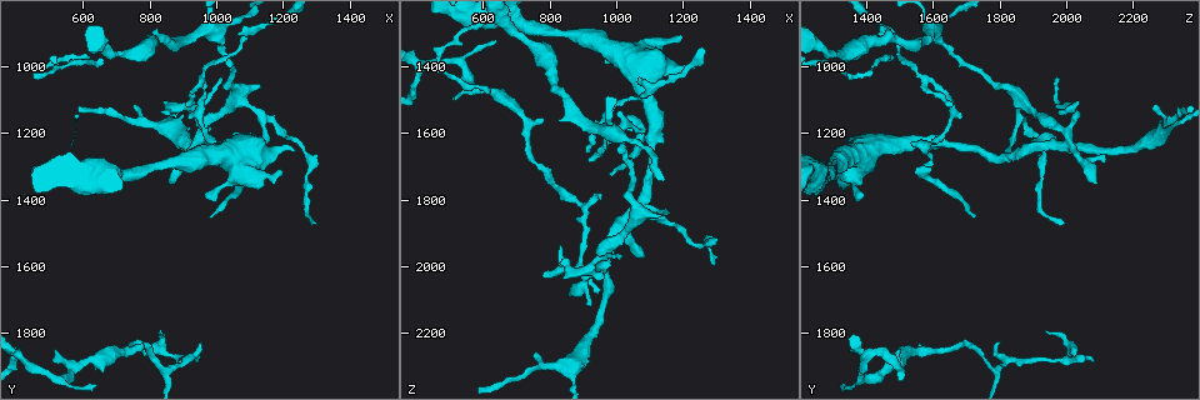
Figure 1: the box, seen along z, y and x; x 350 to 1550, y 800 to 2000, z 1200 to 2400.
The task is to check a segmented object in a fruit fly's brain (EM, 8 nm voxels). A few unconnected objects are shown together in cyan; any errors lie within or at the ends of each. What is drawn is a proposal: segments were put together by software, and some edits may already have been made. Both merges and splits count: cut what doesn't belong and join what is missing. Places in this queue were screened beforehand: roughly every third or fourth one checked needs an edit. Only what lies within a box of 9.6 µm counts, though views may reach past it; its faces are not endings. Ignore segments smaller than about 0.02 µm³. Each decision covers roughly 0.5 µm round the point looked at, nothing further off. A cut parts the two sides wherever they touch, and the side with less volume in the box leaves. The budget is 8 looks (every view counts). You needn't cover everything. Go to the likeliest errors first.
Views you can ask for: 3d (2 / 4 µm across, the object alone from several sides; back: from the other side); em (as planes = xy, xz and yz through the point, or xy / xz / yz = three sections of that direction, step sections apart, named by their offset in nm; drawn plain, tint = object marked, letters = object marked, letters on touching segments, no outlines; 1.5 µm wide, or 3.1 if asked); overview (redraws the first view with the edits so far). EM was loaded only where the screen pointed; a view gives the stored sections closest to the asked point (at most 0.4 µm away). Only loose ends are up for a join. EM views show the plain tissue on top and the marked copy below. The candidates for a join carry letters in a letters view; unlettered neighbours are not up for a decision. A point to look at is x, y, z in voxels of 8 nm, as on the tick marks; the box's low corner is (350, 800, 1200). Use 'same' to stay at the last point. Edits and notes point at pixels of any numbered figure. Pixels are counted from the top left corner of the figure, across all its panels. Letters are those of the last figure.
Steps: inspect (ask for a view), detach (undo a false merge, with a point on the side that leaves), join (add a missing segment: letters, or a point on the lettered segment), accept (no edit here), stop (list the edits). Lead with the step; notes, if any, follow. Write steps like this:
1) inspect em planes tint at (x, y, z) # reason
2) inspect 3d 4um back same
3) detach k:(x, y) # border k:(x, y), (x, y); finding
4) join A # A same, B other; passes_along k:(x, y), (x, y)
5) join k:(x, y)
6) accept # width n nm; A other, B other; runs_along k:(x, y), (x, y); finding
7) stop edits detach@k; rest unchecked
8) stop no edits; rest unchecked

inspect em planes letters at (950, 1830, 1790) # thin end

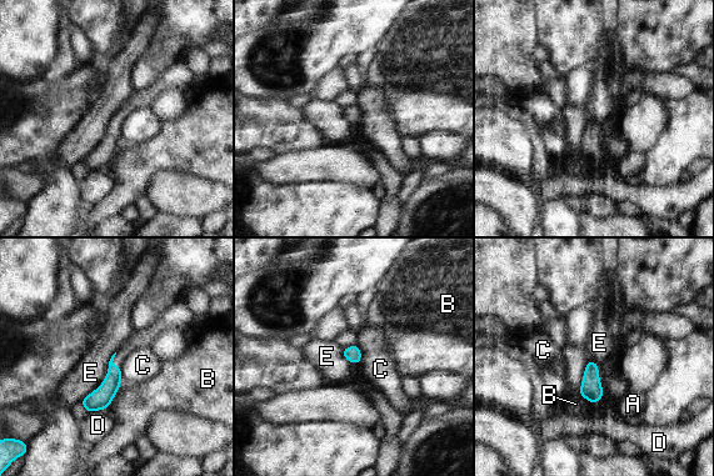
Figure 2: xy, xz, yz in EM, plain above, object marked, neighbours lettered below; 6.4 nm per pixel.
accept # longest_contact E 400 nm; A other, B other, C other, D other, E other; no lettered segment goes on from it

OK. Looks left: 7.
inspect 3d 4um at (780, 1860, 2030) # thin end

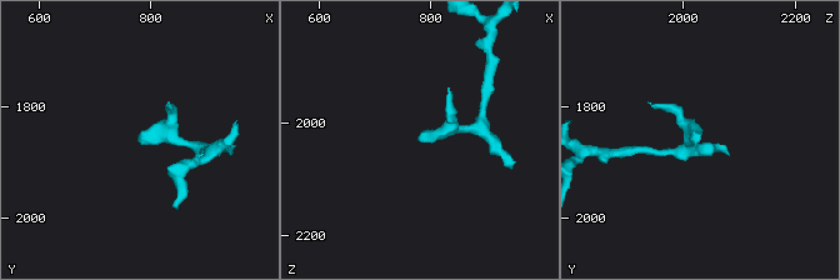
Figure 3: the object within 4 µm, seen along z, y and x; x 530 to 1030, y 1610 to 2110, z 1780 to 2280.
inspect em yz step 4 letters at (780, 1865, 2030) # now the EM

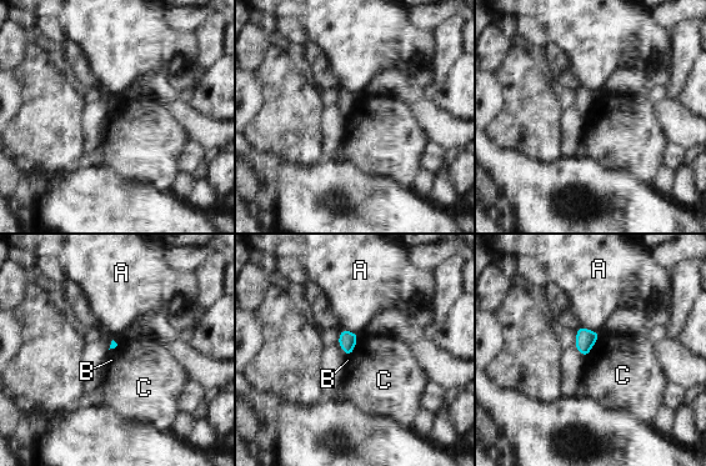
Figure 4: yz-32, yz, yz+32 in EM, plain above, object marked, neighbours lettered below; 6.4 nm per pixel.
accept # longest_contact C 170 nm; A other, B other, C other; none of them fits

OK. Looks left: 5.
inspect 3d 4um at (1080, 1280, 1800) # abrupt turn

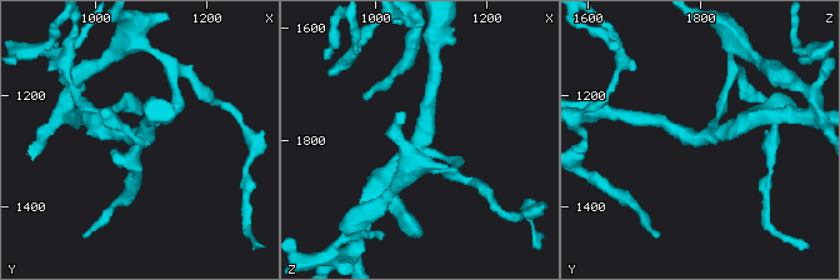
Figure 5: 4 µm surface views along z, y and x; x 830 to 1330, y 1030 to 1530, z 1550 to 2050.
inspect em planes tint at (1080, 1275, 1800)

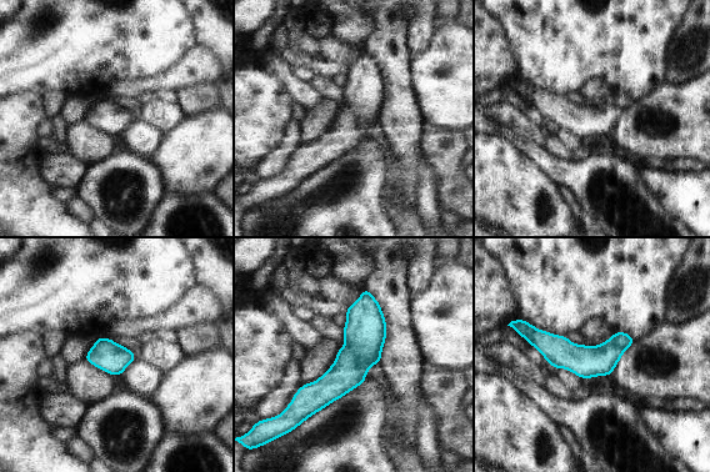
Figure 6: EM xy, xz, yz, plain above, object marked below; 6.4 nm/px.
inspect em planes letters same # what lies round it

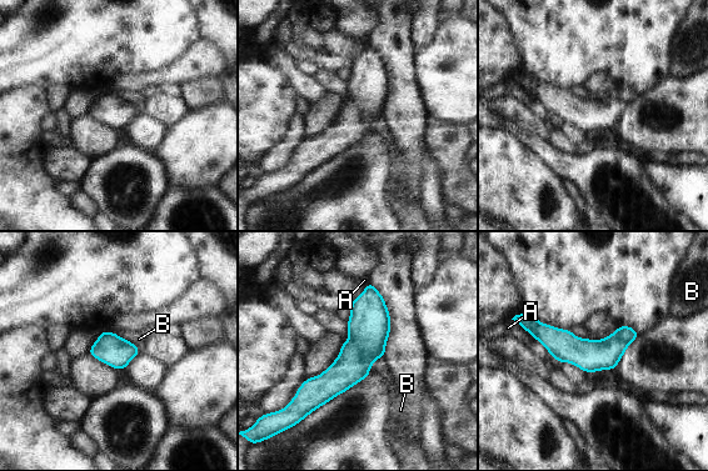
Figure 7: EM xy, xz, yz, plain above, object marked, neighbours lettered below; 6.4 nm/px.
detach 7:(628, 334) # A other, B other; arms 3; border 7:(614, 332), (628, 342); a second cell is stuck on

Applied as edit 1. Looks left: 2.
stop edits detach@7; rest unchecked

